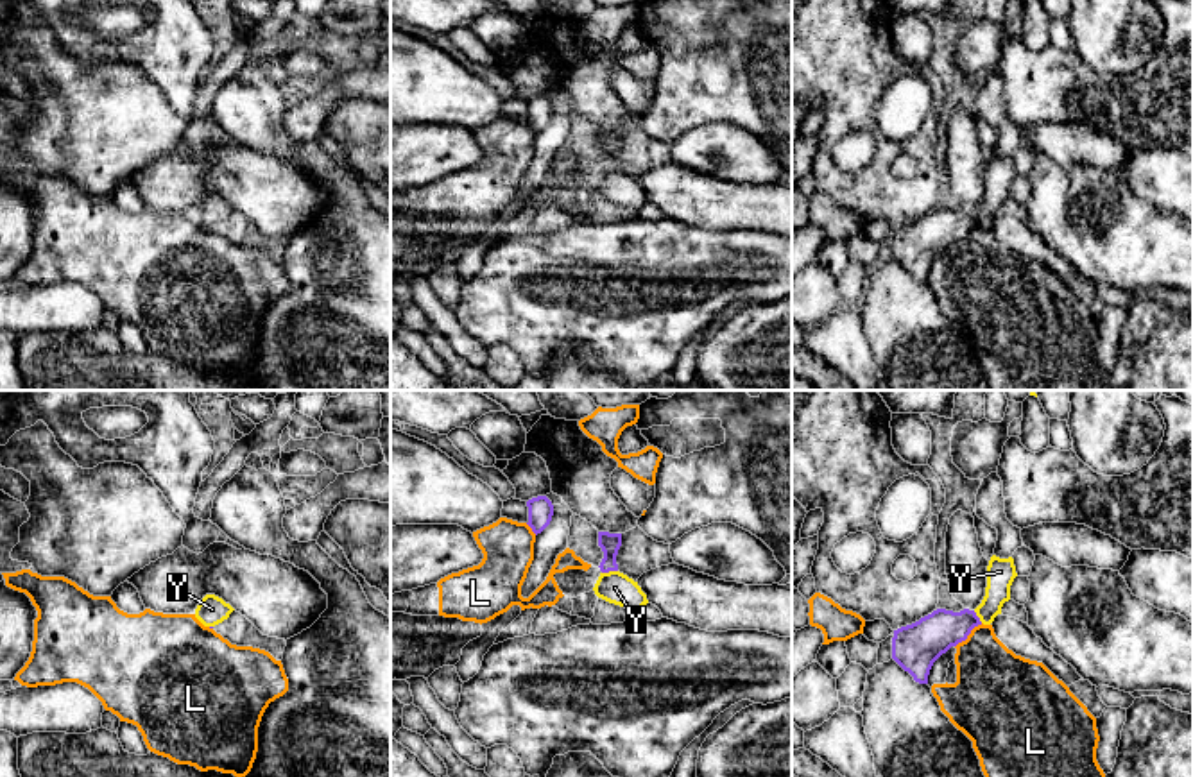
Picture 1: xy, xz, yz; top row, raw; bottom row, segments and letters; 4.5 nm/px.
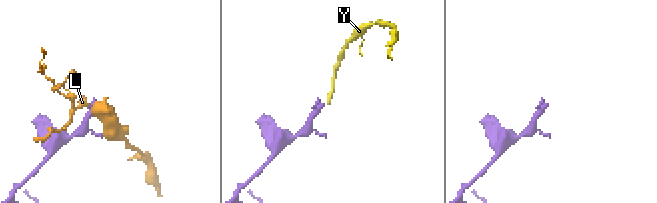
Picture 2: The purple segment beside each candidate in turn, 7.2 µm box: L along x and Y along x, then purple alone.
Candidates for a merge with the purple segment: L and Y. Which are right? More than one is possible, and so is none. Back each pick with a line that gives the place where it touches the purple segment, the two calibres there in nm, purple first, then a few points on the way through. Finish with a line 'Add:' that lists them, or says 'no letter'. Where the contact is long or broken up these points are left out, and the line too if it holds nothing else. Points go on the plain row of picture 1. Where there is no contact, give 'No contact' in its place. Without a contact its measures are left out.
Y: Touches purple at xz (609, 169). Thickness 90 nm (purple) against 140 nm. Path across: xz (609, 142), (609, 169), (615, 187)
Add: Y

